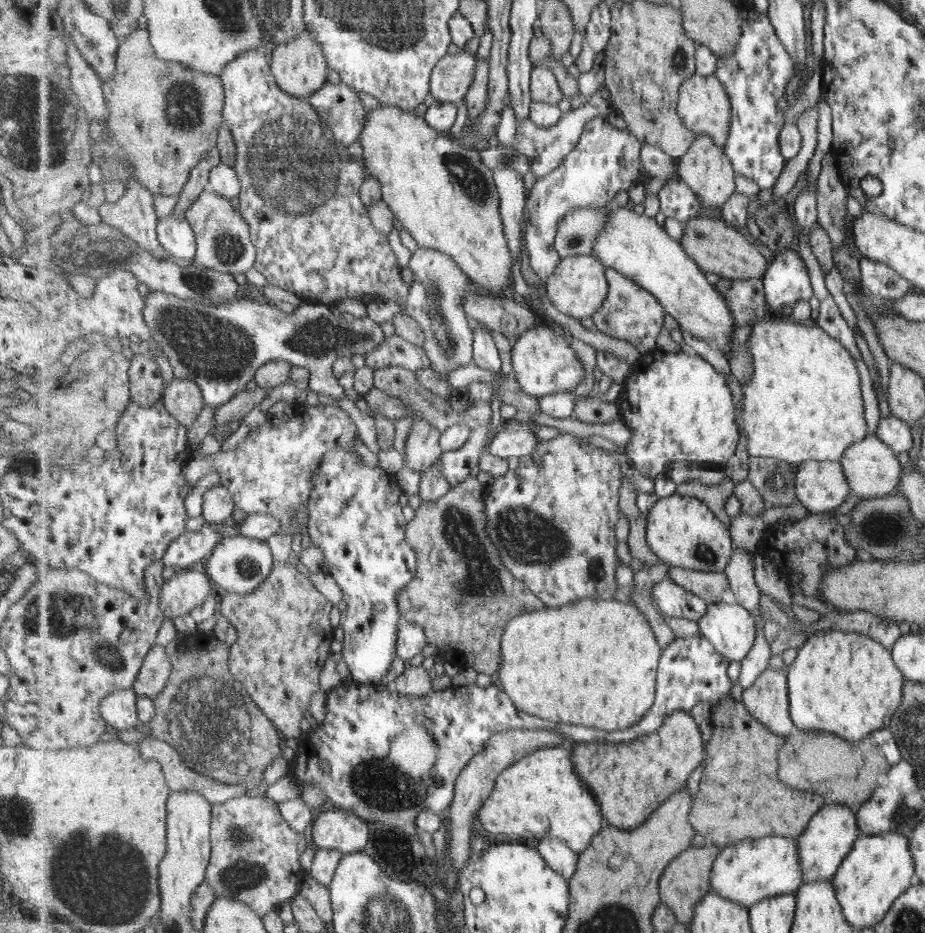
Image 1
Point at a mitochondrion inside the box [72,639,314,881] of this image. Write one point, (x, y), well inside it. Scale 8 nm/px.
(211, 721)

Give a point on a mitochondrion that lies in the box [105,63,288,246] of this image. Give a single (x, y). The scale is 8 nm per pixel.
(183, 106)

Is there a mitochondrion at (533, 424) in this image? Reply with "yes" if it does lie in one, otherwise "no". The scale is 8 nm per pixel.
no

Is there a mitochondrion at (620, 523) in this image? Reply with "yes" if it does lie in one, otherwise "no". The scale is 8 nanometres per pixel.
no

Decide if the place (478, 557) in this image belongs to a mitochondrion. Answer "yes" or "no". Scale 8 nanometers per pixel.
yes

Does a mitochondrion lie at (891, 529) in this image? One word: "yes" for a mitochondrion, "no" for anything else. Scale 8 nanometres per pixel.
yes

